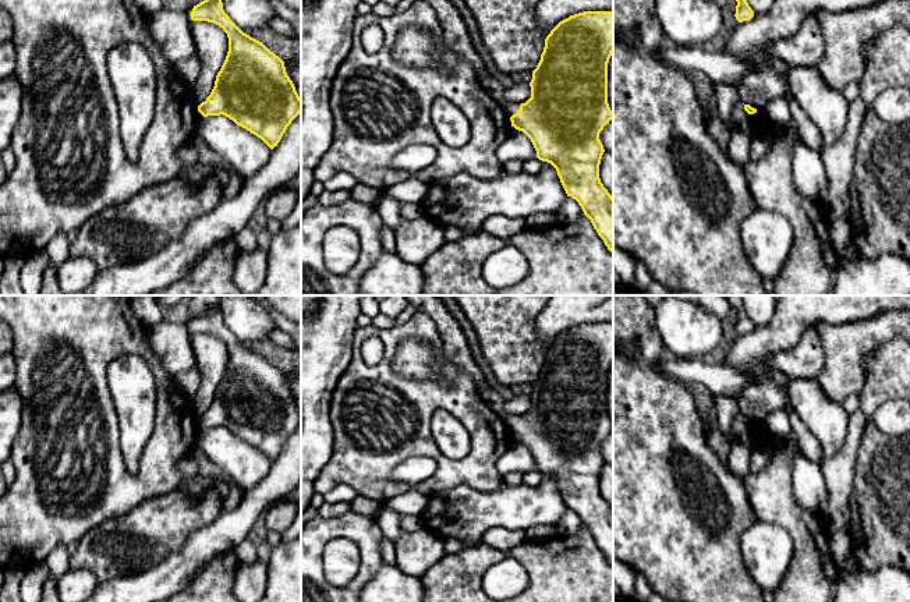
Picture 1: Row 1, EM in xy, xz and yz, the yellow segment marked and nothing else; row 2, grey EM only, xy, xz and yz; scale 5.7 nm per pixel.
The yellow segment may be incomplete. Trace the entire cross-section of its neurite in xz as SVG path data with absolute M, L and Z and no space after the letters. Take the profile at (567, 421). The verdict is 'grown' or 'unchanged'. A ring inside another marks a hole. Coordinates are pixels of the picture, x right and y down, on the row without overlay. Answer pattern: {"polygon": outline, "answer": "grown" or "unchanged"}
{"polygon": "M584 323L560 333L546 348L537 380L532 383L531 410L525 415L504 411L504 400L486 382L478 386L481 399L509 426L511 440L523 443L532 454L537 470L550 475L567 506L578 514L598 548L613 566L613 509L599 491L599 477L605 464L599 446L613 431L608 415L608 375L613 365L613 323Z", "answer": "grown"}

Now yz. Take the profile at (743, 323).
{"polygon": "M725 295L732 305L732 308L736 309L737 318L736 318L736 332L739 334L750 333L754 329L754 323L748 318L746 308L744 308L744 300L743 295Z", "answer": "unchanged"}

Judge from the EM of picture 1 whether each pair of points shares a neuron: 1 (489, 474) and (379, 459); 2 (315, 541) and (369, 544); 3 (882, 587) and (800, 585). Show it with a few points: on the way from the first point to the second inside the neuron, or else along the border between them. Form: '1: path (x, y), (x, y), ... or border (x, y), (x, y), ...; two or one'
1: path (461, 471), (452, 471), (429, 449), (407, 449); one
2: path (329, 530), (356, 530); one
3: border (839, 577), (835, 581); two

